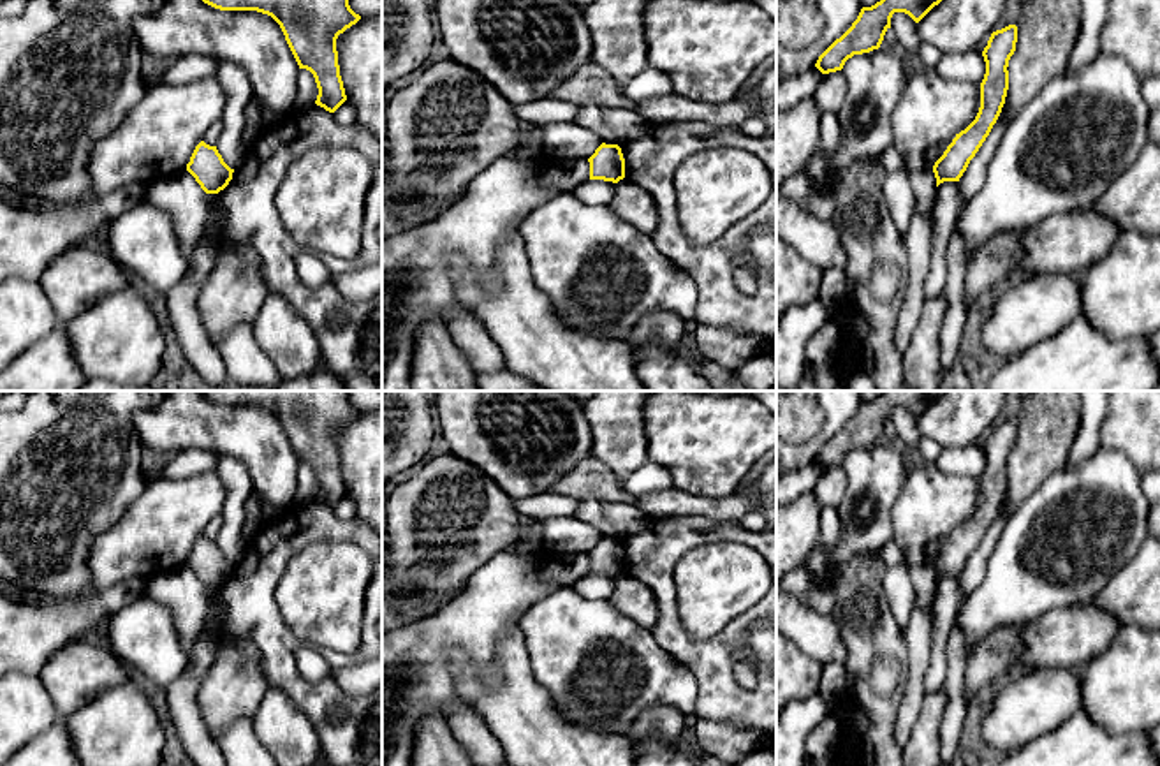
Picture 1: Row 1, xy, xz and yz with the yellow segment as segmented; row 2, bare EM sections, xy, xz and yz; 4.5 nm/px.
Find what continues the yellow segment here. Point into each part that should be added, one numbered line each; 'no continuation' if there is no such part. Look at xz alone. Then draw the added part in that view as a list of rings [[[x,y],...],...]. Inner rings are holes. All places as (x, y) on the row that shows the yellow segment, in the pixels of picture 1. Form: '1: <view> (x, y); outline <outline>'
no continuation

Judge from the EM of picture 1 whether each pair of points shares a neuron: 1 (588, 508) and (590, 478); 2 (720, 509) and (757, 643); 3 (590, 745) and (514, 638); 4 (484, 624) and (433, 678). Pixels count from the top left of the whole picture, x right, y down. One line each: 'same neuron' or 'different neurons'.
1: different neurons
2: different neurons
3: same neuron
4: same neuron

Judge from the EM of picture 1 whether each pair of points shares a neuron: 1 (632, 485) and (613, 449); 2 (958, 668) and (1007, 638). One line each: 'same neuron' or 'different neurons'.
1: different neurons
2: different neurons

